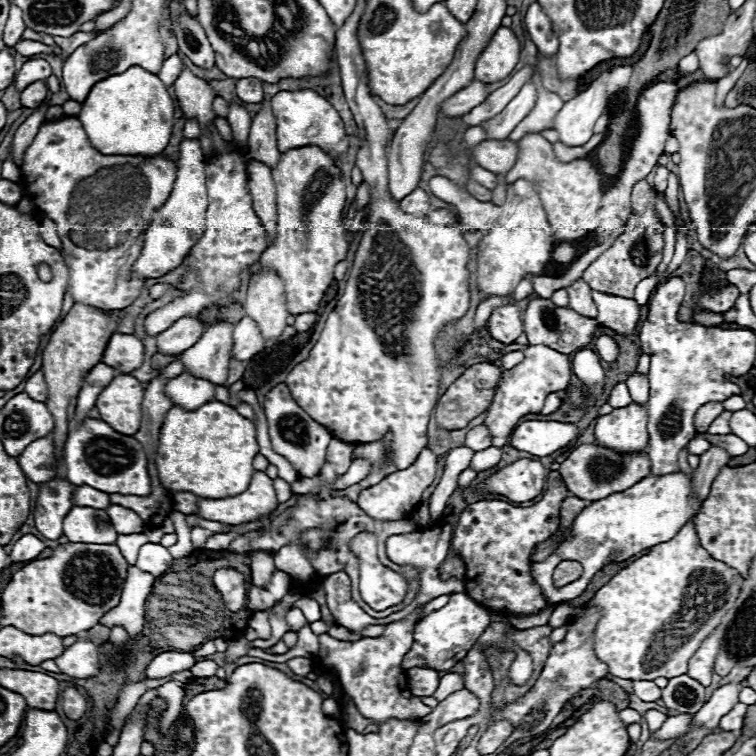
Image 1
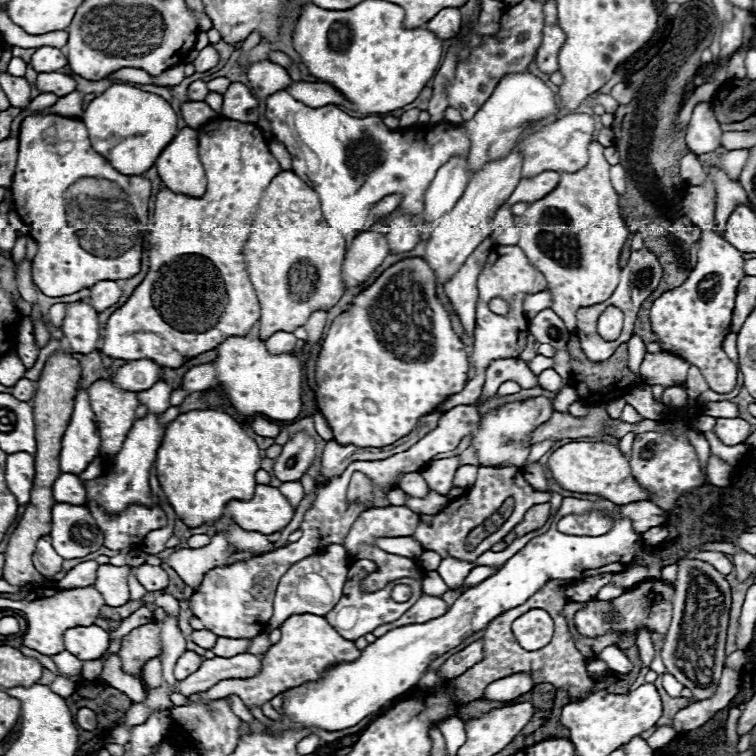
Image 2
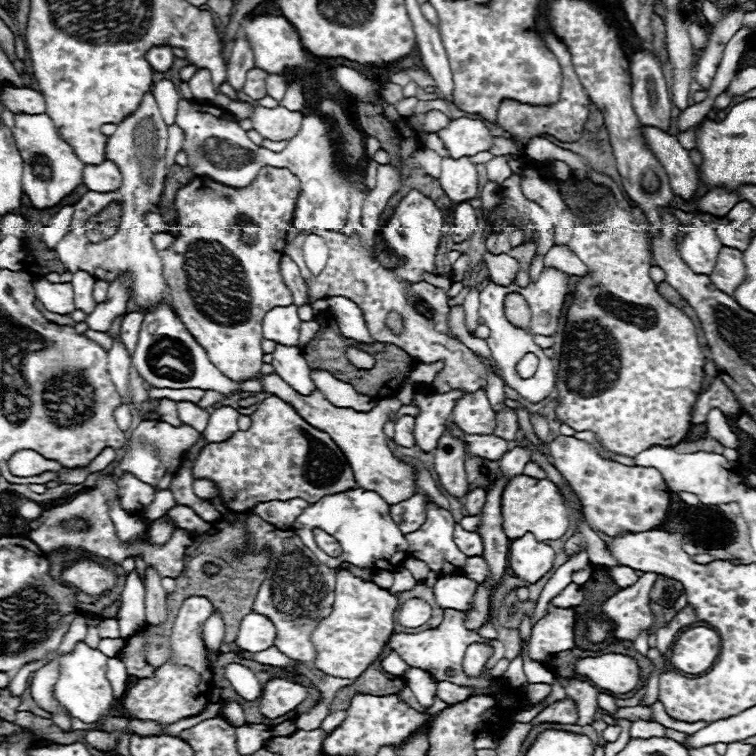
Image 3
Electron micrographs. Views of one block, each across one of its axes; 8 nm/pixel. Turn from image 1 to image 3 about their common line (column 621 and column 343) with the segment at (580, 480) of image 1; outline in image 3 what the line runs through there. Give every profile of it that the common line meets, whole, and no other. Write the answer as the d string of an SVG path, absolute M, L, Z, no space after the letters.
M278 396L262 400L258 410L252 414L252 426L246 432L234 432L224 442L210 442L200 452L192 466L194 478L208 478L220 488L220 498L226 508L244 512L252 510L258 502L270 500L292 500L302 498L308 504L316 500L356 488L354 472L344 452L334 440L312 428L288 402Z

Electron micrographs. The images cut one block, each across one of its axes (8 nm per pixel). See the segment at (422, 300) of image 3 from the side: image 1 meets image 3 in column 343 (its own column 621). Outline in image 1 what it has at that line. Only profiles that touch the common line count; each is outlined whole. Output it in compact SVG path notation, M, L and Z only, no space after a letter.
M640 180L634 186L632 192L632 216L624 228L624 232L614 240L614 244L604 250L586 270L582 280L598 292L606 292L606 294L616 294L616 296L626 296L632 298L634 296L634 288L640 280L648 278L654 274L656 266L662 260L662 246L664 246L664 226L660 222L660 218L656 216L656 190L646 182Z

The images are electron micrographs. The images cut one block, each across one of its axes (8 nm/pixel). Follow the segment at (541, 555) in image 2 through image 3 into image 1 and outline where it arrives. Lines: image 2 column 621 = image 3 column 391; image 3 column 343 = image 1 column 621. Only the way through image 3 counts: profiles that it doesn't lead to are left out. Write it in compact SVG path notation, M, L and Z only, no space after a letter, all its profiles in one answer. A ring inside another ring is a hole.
M672 472L672 474L664 474L664 476L646 476L632 488L628 488L624 492L616 492L608 498L596 500L590 506L586 506L574 520L572 534L546 560L532 564L532 576L540 584L546 600L550 604L574 600L576 596L580 596L586 590L592 576L604 568L612 550L618 550L618 556L614 560L624 562L624 560L652 548L654 544L666 542L666 540L674 538L678 534L678 530L700 512L700 506L702 506L702 502L694 496L692 474ZM562 560L580 562L584 572L578 580L556 588L552 574L554 574L554 568Z

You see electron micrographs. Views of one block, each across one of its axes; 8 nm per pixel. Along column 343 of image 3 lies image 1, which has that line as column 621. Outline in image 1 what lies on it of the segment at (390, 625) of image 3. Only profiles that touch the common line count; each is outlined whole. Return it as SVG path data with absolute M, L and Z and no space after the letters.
M692 520L686 522L680 532L662 544L650 548L648 554L640 556L626 568L622 568L606 586L602 586L590 604L602 608L602 618L594 632L596 656L610 666L610 674L626 680L656 680L660 676L674 678L688 672L688 660L700 648L700 644L714 632L720 620L732 610L742 576L734 568L714 560L698 542Z

